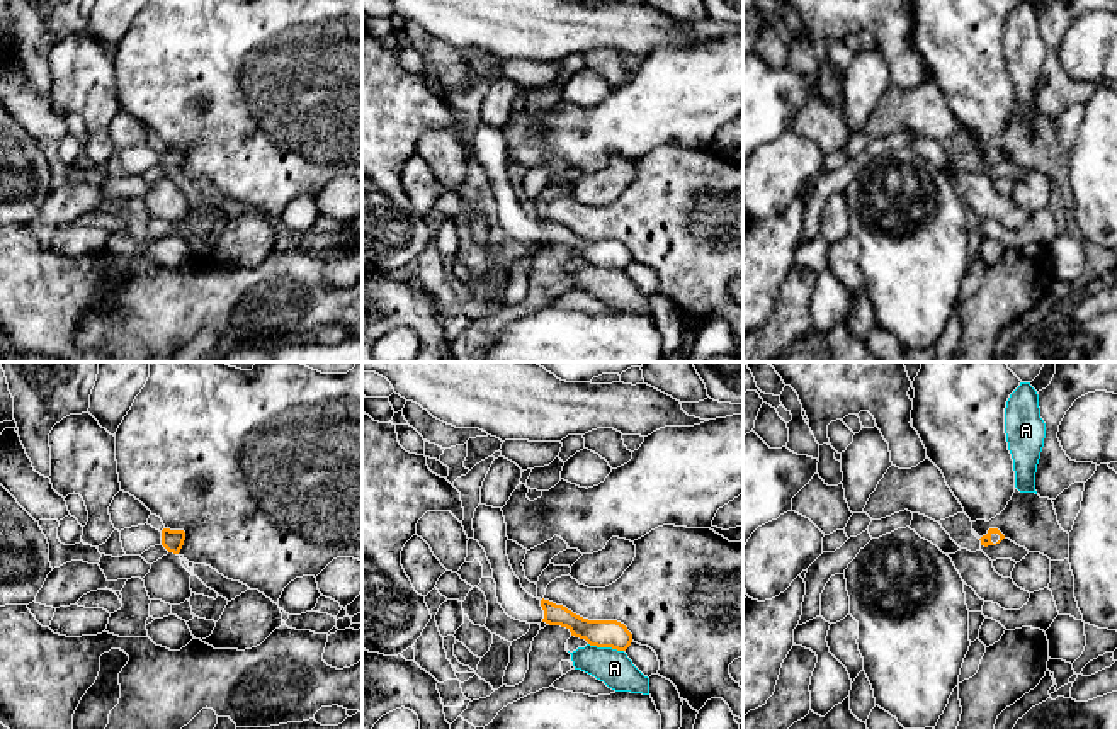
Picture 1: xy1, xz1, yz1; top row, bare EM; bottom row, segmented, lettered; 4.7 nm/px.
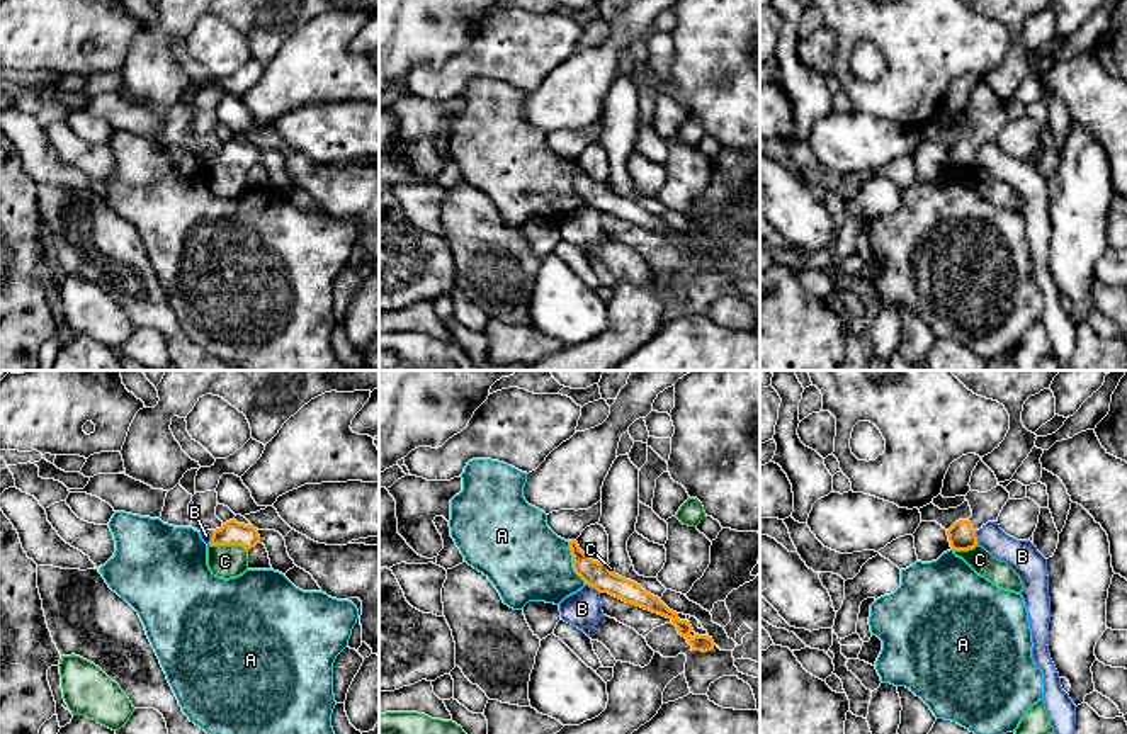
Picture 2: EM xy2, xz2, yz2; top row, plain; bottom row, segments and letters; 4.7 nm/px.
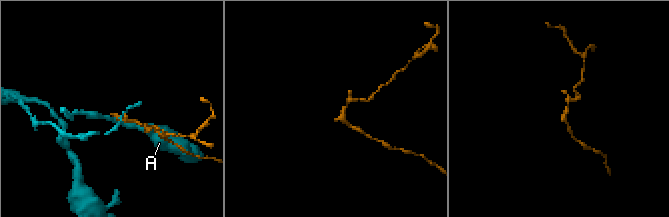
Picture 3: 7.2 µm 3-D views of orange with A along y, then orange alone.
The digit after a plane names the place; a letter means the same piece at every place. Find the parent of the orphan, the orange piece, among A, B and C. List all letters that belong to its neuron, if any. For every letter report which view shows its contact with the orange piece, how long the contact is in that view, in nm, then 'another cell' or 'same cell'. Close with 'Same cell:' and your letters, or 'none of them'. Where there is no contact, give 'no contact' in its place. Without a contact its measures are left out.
A: xz2 | 220 nm | another cell
B: xz2 | 90 nm | another cell
C: xy2 | 190 nm | another cell
Same cell: none of them

